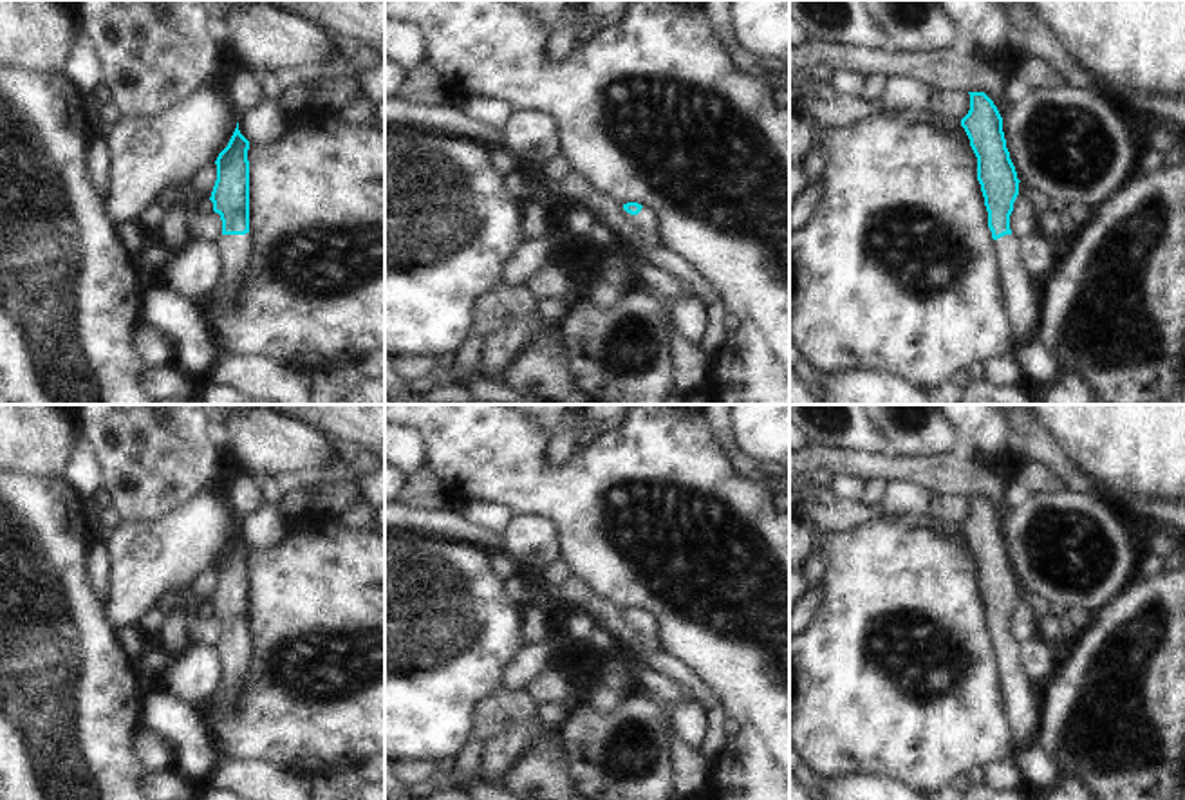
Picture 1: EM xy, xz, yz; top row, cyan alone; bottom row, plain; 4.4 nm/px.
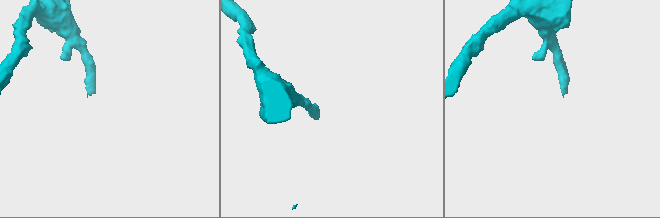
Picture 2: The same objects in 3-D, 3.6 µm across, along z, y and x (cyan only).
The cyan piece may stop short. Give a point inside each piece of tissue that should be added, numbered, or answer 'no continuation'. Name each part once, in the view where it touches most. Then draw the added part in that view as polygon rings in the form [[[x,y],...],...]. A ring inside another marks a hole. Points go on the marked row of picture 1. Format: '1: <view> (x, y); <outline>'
1: xy (235, 250); [[[249,233],[220,235],[217,238],[220,249],[220,278],[213,289],[217,298],[229,296],[242,284],[251,244]]]

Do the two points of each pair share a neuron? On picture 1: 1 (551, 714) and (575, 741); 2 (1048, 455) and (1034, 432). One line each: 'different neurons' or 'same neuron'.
1: different neurons
2: same neuron

